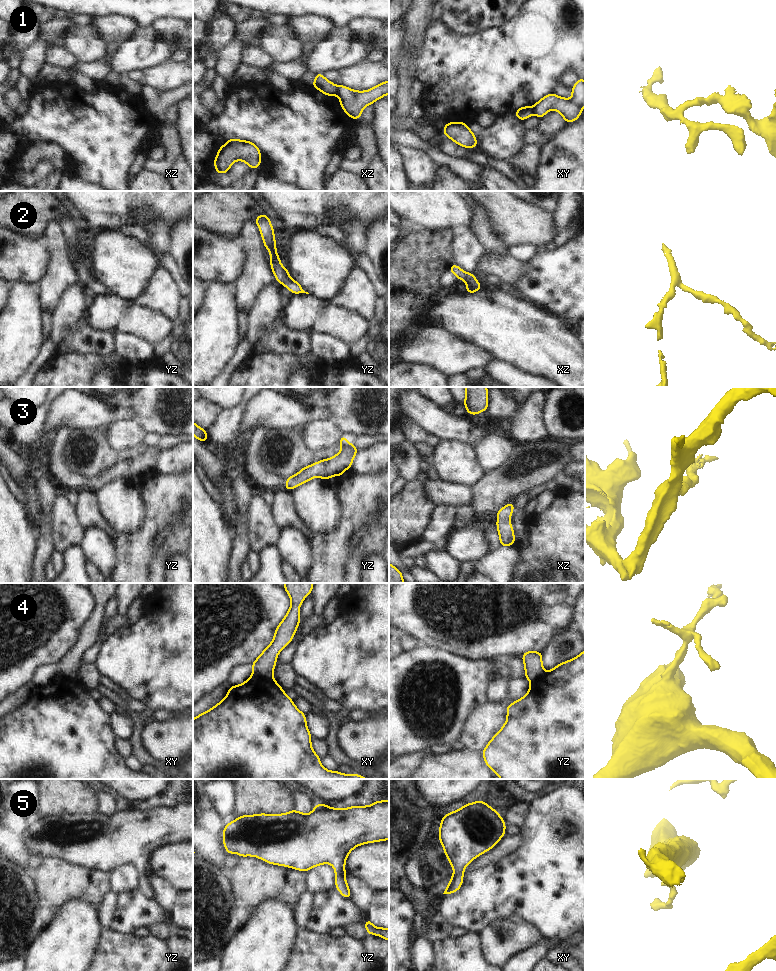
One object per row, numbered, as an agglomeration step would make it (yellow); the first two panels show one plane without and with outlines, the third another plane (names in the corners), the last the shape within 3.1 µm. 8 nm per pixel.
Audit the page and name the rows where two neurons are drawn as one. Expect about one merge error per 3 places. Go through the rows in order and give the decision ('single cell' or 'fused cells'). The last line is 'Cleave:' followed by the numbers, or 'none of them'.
1: fused cells
2: single cell
3: single cell
4: fused cells
5: single cell
Cleave: 1, 4

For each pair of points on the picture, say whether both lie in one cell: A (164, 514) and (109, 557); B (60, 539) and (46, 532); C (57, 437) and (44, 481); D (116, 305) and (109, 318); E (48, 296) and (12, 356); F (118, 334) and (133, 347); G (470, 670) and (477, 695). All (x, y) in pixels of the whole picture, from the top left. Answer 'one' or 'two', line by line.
A: two
B: two
C: two
D: one
E: two
F: one
G: one

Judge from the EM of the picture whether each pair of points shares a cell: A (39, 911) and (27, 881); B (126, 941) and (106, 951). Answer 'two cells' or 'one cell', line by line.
A: one cell
B: one cell

